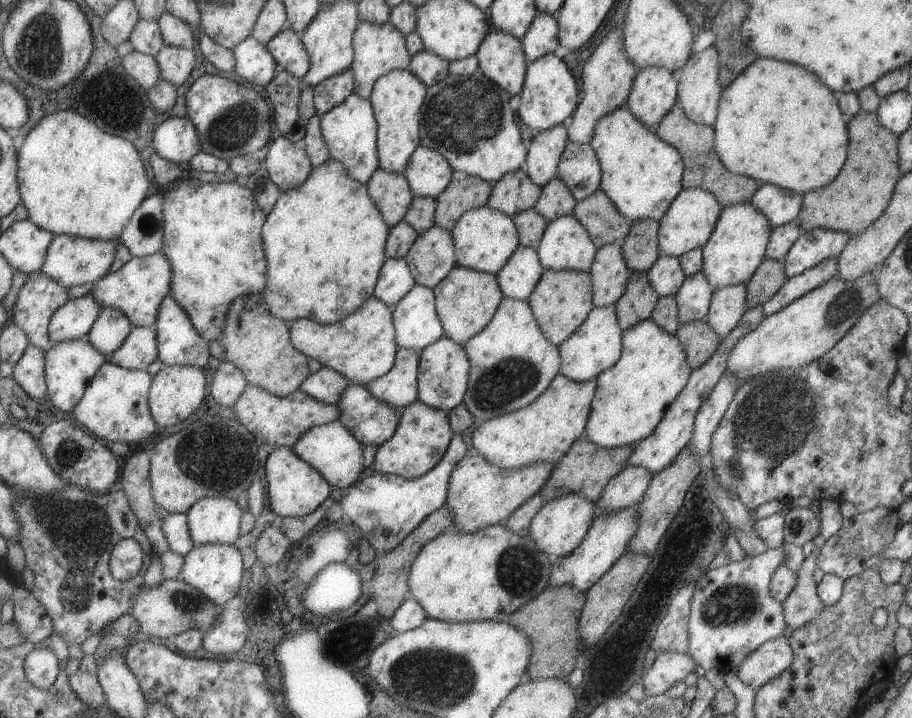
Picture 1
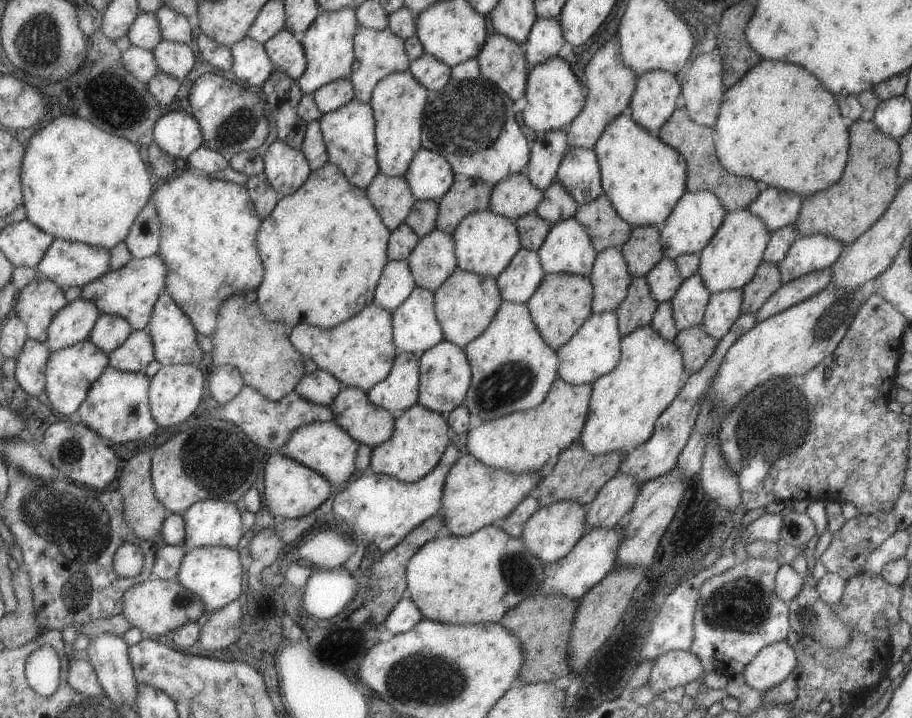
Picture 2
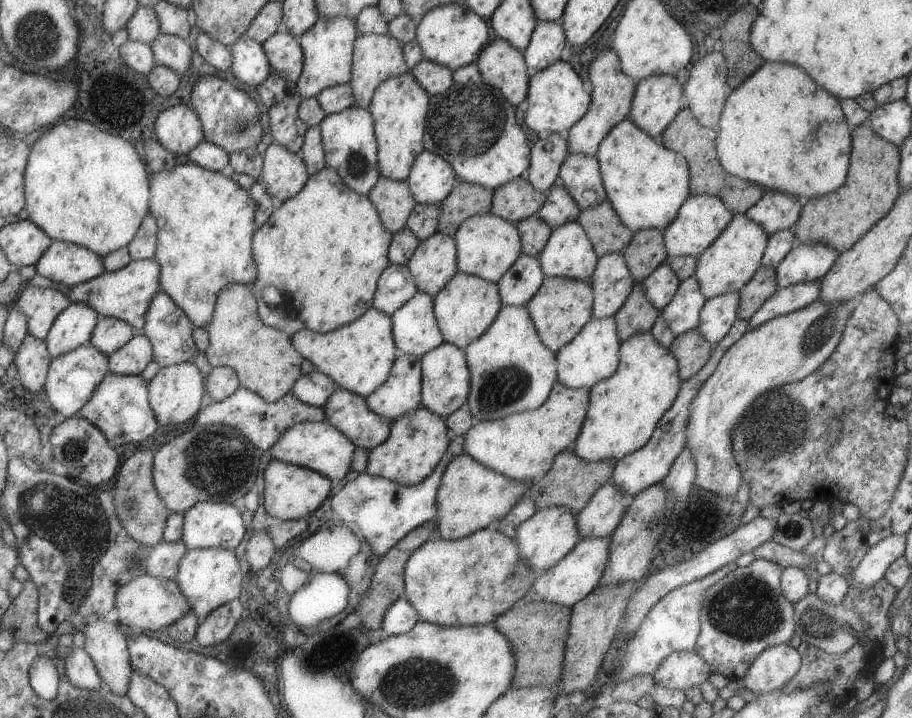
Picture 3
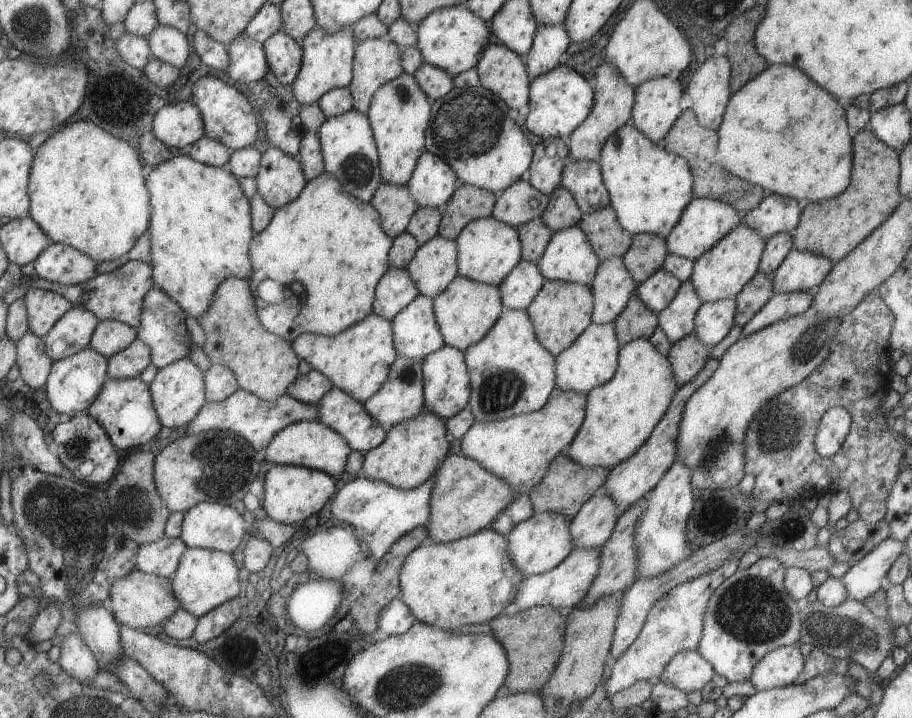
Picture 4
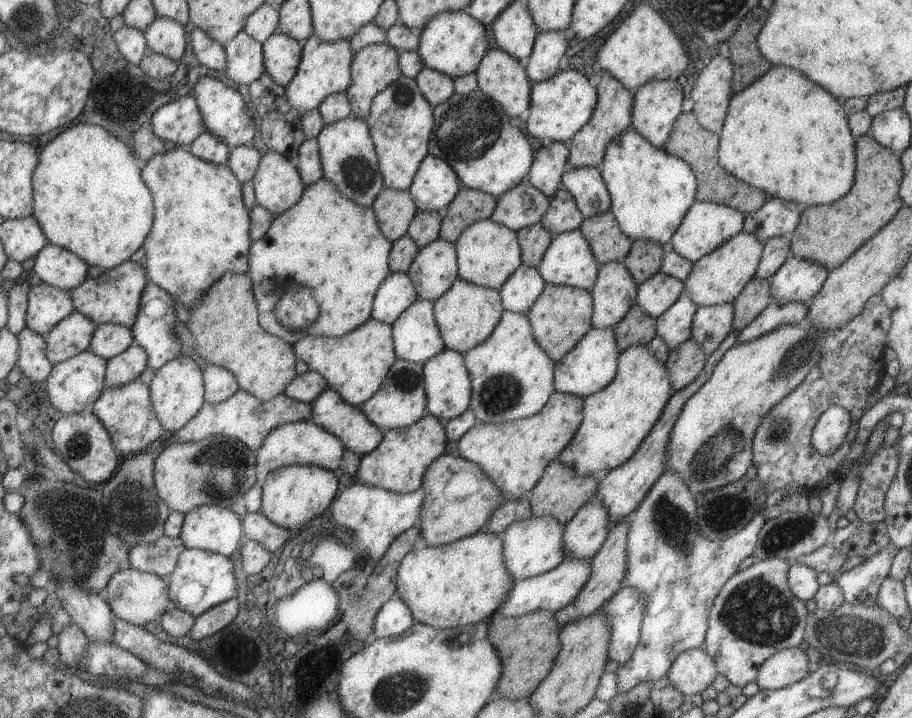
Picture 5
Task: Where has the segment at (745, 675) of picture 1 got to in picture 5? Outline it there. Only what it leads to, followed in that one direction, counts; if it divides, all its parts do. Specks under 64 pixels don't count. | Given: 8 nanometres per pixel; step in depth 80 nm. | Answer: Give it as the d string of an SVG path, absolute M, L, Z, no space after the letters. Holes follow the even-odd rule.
M789 647L768 656L756 674L761 689L777 690L807 676L808 658L801 647Z

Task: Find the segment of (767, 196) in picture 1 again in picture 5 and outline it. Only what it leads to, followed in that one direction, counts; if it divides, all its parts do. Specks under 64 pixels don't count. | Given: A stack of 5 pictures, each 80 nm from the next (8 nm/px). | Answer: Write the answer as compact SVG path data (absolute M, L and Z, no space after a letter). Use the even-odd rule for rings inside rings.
M767 197L761 208L744 215L742 230L756 236L761 242L766 241L768 238L781 235L788 237L795 230L799 222L799 217L799 208L797 208L797 204L793 201L789 202L778 198Z

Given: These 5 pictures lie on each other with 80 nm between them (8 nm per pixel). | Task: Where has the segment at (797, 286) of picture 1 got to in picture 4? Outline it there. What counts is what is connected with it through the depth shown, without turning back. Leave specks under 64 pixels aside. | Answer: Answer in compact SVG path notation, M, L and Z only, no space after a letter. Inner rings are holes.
M814 290L773 294L772 297L742 326L742 336L793 315L802 315L812 306Z

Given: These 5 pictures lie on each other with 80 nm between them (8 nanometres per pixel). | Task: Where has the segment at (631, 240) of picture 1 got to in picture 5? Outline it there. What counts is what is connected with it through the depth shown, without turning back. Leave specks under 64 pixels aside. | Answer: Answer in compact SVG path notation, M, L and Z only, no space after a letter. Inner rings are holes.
M647 239L632 241L627 256L621 261L636 284L641 284L660 270L665 246Z

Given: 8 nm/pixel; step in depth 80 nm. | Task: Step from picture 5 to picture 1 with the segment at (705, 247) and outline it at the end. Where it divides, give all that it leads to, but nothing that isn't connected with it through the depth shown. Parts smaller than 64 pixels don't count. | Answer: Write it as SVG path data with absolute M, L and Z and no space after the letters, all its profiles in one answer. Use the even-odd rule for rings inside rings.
M682 188L658 220L658 250L667 256L680 257L696 248L702 248L710 237L722 208L708 190Z

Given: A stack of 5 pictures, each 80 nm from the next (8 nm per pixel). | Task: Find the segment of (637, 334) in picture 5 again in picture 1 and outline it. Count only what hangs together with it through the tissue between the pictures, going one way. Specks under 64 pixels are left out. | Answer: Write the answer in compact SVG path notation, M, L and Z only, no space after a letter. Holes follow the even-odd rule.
M630 271L623 294L613 304L621 330L649 319L658 297L646 272Z

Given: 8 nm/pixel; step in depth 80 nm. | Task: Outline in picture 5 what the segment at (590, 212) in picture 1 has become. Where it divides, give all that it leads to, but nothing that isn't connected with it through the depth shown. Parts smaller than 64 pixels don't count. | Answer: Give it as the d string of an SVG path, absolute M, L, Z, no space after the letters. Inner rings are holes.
M611 210L584 218L578 229L599 266L611 261L621 262L632 245L632 240L620 229Z

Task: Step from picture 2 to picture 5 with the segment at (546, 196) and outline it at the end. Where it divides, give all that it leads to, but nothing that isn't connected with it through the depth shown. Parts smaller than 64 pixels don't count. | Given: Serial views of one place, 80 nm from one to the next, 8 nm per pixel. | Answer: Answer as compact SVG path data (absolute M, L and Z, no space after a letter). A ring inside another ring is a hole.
M558 190L549 198L547 210L540 223L554 237L562 232L578 229L583 219L571 194L566 190Z

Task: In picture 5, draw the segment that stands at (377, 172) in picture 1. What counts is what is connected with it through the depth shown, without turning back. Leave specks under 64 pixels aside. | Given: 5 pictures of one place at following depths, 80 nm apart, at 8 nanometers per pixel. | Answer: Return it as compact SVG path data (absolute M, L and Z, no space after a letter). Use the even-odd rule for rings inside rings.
M385 186L381 187L371 207L380 231L391 242L406 234L407 227L417 212L407 189L395 190Z

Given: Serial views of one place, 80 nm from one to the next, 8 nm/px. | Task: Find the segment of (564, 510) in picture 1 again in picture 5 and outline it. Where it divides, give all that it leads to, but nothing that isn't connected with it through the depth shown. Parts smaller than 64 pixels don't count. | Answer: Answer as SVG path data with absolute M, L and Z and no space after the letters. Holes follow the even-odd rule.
M552 516L529 517L511 523L501 534L502 555L505 568L514 581L538 575L555 568L564 558L562 525Z

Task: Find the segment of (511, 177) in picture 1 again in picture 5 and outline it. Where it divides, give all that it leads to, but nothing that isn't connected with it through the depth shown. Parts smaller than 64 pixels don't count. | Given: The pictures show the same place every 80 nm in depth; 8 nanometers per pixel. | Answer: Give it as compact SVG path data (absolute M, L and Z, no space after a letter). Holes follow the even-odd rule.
M524 181L497 197L490 219L515 232L540 222L548 204L549 198Z

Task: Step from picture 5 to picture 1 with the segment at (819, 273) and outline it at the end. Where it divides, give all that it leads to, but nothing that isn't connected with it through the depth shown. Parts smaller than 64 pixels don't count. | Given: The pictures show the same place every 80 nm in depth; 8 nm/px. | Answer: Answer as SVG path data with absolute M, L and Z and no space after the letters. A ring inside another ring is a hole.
M824 228L804 231L783 258L783 268L787 278L814 267L826 258L837 257L849 237L848 232Z

